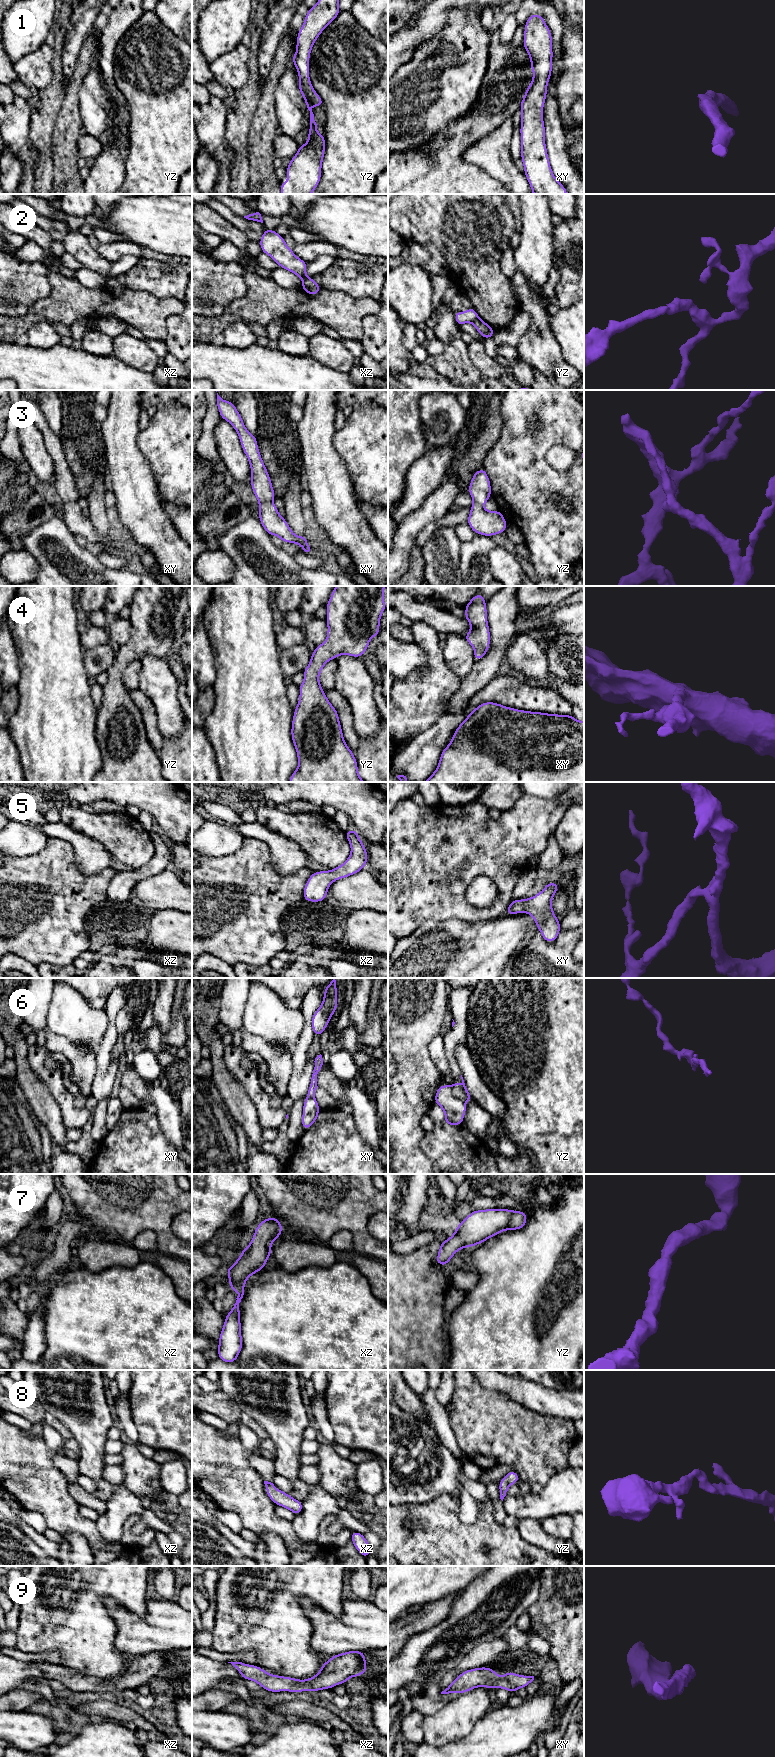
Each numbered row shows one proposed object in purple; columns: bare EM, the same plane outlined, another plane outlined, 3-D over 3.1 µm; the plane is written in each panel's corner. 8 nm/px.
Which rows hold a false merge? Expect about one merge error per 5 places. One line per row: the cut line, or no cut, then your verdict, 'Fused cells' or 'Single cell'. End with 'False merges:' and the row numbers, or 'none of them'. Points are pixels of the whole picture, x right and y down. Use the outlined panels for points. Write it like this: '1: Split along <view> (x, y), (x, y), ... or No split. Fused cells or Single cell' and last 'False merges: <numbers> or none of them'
1: No split. Single cell
2: Split along yz (477, 317), (473, 323). Fused cells
3: No split. Single cell
4: No split. Single cell
5: No split. Single cell
6: Split along yz (451, 1086), (452, 1093), (464, 1102). Fused cells
7: No split. Single cell
8: No split. Single cell
9: No split. Single cell
False merges: 2, 6

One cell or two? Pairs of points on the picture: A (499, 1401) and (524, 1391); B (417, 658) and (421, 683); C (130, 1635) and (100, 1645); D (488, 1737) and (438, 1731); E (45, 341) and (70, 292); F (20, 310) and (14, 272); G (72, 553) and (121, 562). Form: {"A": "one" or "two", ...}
{"A": "two", "B": "two", "C": "two", "D": "two", "E": "two", "F": "one", "G": "two"}

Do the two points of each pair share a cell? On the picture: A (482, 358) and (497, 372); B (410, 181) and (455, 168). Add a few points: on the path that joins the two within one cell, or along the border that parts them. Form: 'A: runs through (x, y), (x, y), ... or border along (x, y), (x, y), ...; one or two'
A: runs through (486, 362), (493, 369); one
B: runs through (421, 181), (442, 181), (444, 179); one

